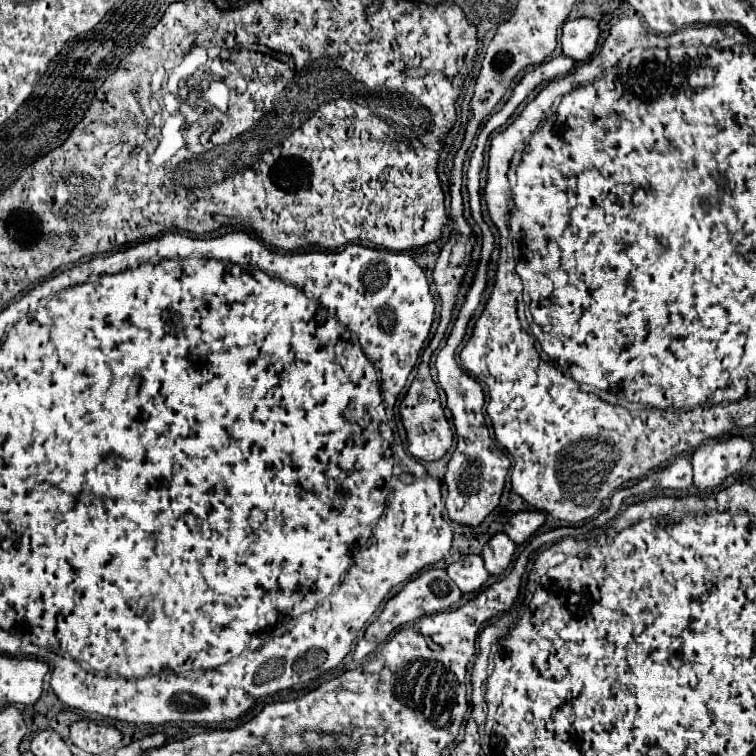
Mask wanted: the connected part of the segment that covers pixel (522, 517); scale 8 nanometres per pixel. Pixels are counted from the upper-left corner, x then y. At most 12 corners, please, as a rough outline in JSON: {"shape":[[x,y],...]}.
{"shape":[[521,510],[505,524],[505,534],[521,544],[545,524],[545,514]]}

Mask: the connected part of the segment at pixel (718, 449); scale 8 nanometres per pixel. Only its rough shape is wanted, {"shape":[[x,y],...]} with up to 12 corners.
{"shape":[[731,434],[693,452],[701,492],[741,470],[753,454],[747,436]]}

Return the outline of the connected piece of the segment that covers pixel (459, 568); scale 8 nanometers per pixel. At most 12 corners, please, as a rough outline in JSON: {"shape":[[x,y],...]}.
{"shape":[[467,554],[447,574],[465,594],[489,578],[483,558]]}

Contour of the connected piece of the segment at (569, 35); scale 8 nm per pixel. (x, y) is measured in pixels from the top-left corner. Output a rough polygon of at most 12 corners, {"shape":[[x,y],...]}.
{"shape":[[593,18],[567,20],[563,54],[585,62],[597,48]]}

